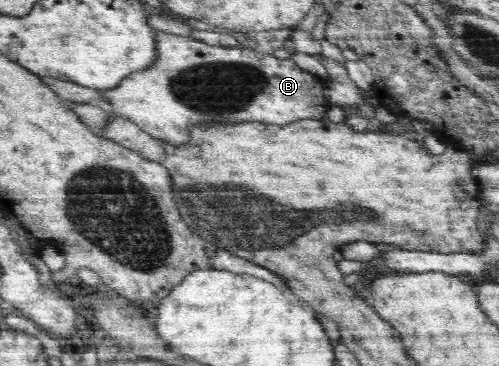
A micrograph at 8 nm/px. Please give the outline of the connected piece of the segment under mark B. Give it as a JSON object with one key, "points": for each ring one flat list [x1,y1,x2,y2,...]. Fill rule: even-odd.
{"points":[[153,29,153,34,155,62,147,68,131,72,115,88,101,90,101,95,105,95,113,112,131,120,143,132,159,140,171,140,171,144,187,144,187,128,191,128,191,124,199,124,199,120,231,120,231,124,255,121,283,126,303,118,326,119,329,104,323,96,323,82,296,62,241,46,209,46,192,37,175,36,174,33,162,30]]}

